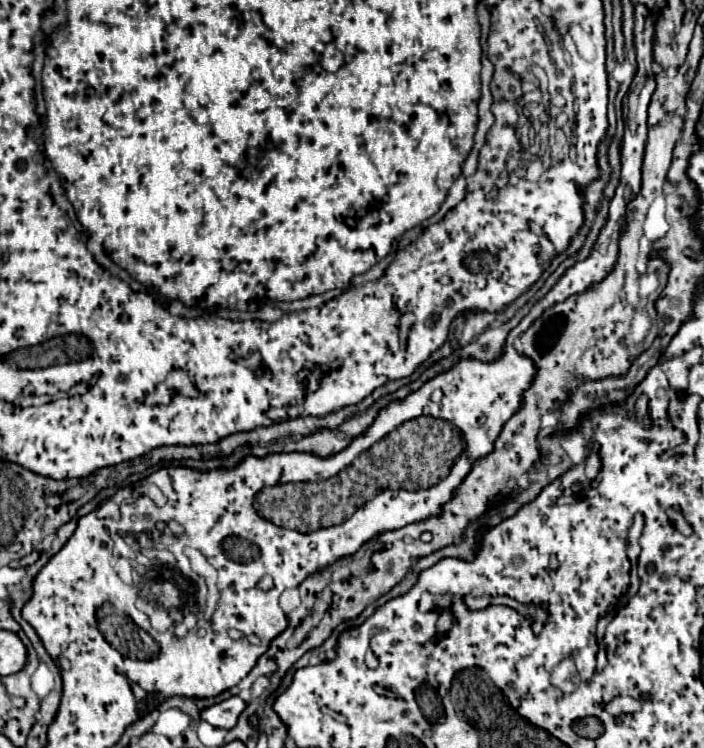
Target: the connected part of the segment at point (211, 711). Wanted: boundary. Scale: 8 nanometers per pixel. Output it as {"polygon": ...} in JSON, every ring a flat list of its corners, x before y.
{"polygon":[[231,696,219,704,201,710,201,720,209,722,215,728,233,728,243,708,245,708,245,700,241,700,239,696]]}

